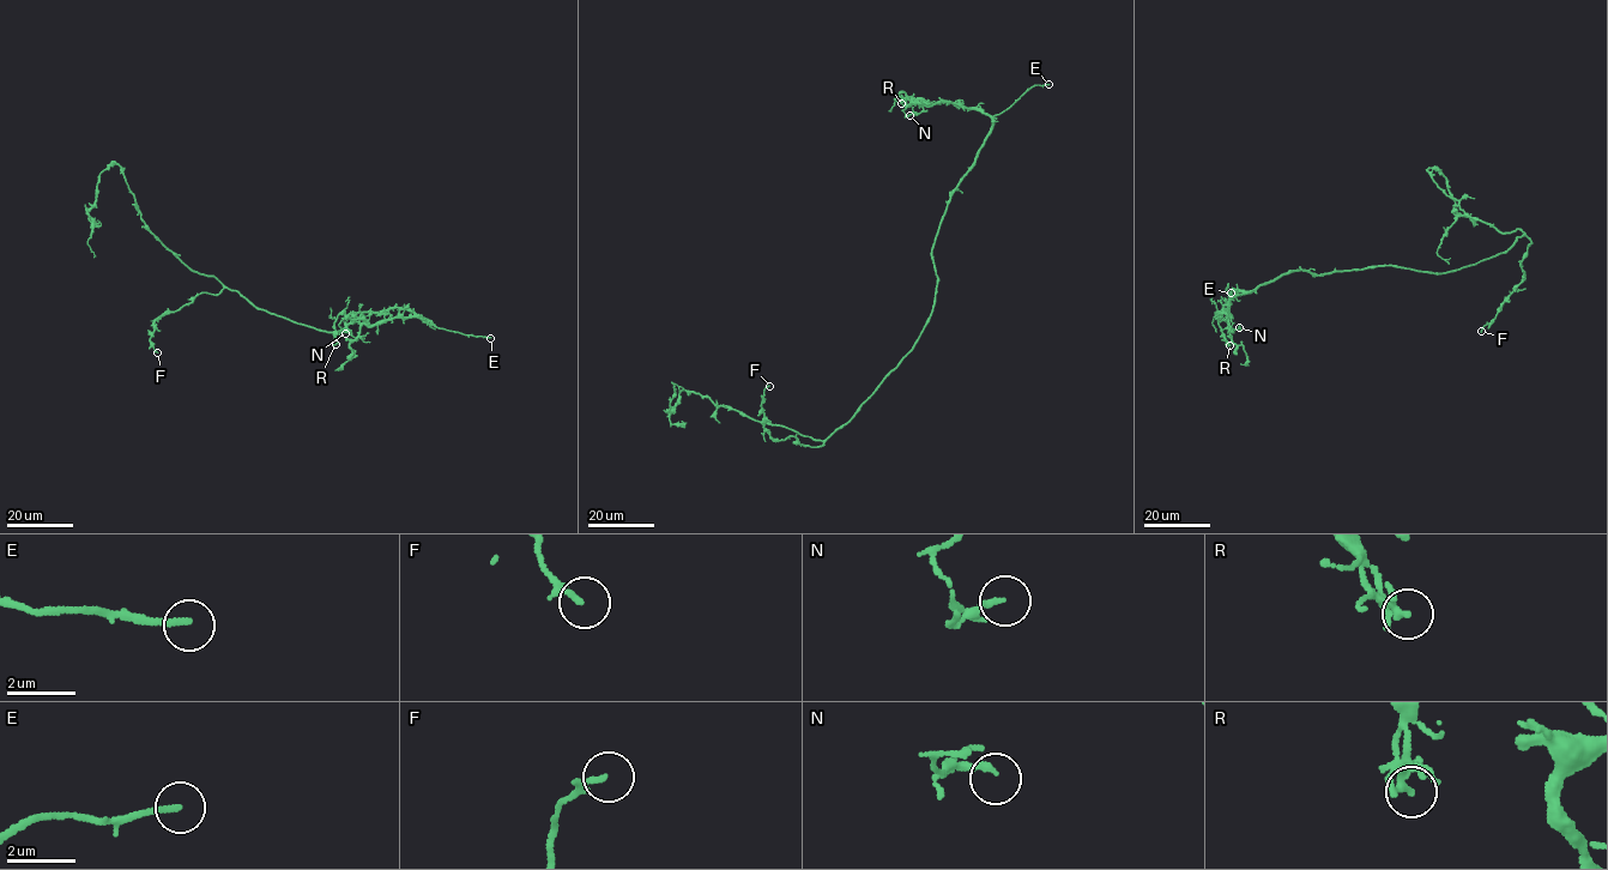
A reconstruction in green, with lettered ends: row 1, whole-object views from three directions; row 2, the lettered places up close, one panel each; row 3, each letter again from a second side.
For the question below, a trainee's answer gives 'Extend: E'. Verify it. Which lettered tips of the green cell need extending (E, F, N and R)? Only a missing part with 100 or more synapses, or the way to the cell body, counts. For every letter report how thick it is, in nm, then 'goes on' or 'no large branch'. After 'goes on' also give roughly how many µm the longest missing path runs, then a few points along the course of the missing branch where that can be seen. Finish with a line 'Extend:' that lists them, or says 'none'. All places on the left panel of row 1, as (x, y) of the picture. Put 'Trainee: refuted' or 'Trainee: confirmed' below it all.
E: 180 nm | goes on | 10 µm | (490, 338), (509, 337), (517, 330)
F: 180 nm | no large branch
N: 170 nm | no large branch
R: 140 nm | no large branch
Extend: E
Trainee: confirmed

